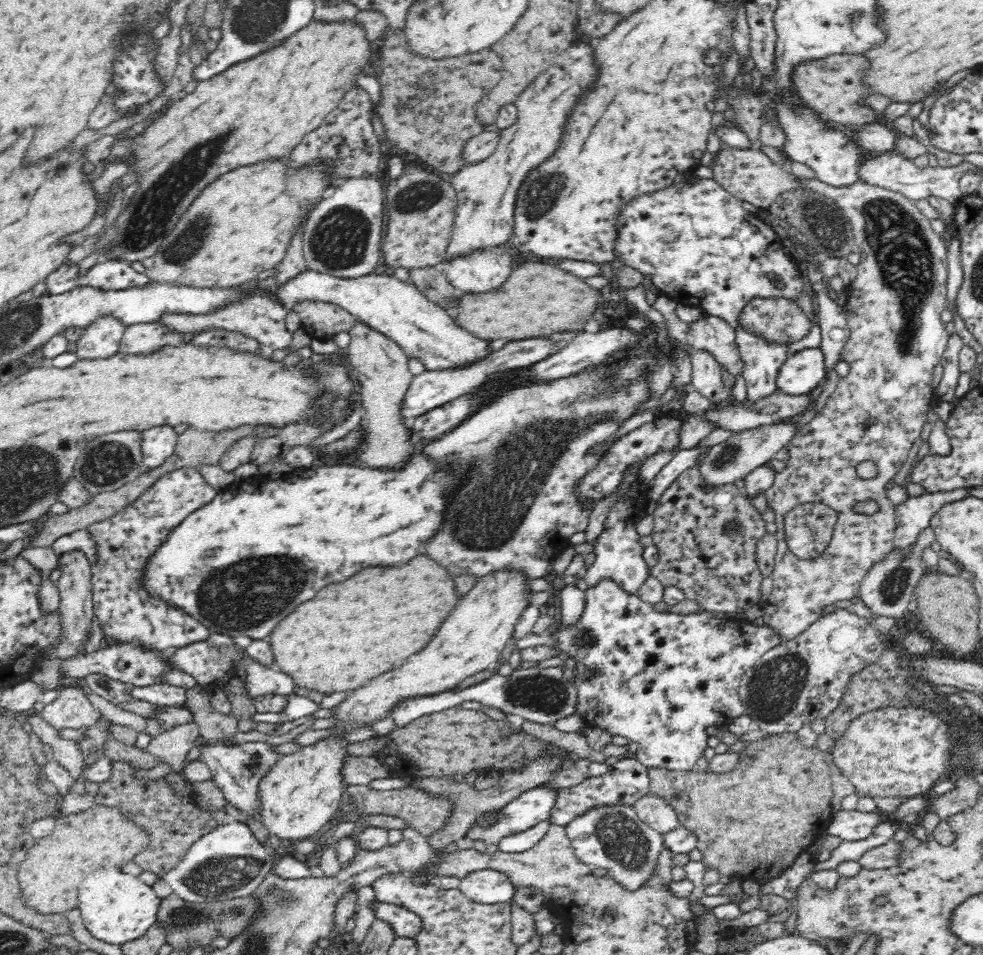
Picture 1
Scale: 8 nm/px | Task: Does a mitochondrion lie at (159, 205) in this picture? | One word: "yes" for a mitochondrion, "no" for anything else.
yes

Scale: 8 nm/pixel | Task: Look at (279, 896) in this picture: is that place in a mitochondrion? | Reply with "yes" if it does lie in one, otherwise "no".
yes

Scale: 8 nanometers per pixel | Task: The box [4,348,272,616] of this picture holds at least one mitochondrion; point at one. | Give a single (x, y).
(108, 463)

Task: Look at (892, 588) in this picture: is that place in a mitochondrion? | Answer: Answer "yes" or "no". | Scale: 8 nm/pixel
yes

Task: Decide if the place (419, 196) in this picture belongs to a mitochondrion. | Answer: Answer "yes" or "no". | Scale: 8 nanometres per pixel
yes

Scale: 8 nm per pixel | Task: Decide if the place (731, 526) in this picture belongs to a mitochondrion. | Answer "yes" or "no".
yes

